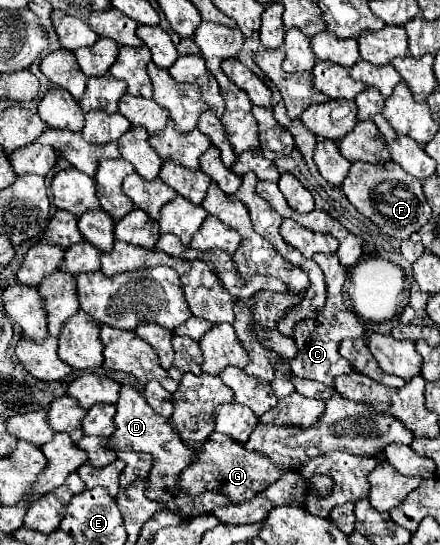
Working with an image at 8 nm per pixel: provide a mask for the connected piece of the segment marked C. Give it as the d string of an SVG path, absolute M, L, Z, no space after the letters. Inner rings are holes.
M315 254L313 260L321 266L325 278L327 278L327 302L317 314L317 318L307 318L305 322L297 322L293 328L293 340L297 346L297 356L291 358L291 370L293 374L309 380L319 380L327 386L333 386L335 378L341 374L351 374L355 372L345 358L339 354L339 344L343 338L363 338L365 336L365 324L361 318L357 318L351 310L345 306L343 298L343 284L347 280L347 270L341 266L337 254Z

